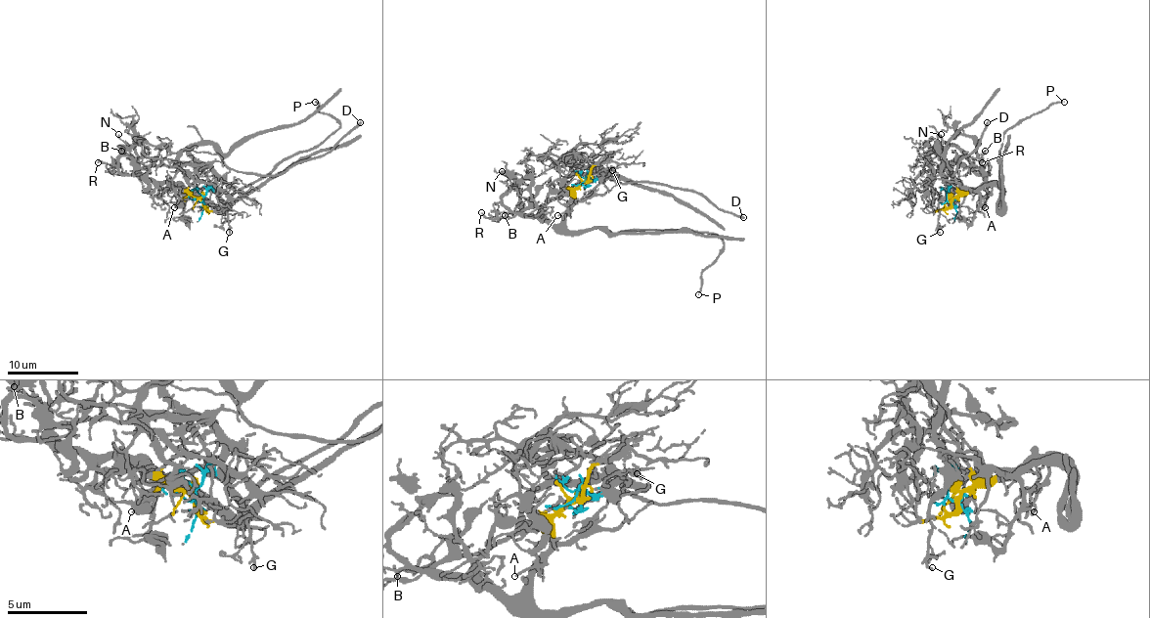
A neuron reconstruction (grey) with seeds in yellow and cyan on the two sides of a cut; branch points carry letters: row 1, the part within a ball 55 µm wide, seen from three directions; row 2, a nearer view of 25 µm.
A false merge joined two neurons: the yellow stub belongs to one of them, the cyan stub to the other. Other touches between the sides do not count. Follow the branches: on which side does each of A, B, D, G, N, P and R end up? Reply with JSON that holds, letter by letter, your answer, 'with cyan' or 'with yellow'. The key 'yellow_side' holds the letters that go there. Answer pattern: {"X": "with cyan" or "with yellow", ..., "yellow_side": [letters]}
{"A": "with yellow", "B": "with yellow", "D": "with cyan", "G": "with cyan", "N": "with yellow", "P": "with yellow", "R": "with yellow", "yellow_side": ["A", "B", "N", "P", "R"]}

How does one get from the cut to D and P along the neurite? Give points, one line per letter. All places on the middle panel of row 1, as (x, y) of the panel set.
D: (584, 182), (588, 176), (592, 180), (573, 169), (595, 167), (622, 184), (659, 182), (704, 195), (743, 218)
P: (584, 182), (575, 191), (575, 203), (566, 216), (570, 230), (713, 232), (724, 248), (702, 273), (698, 294)

